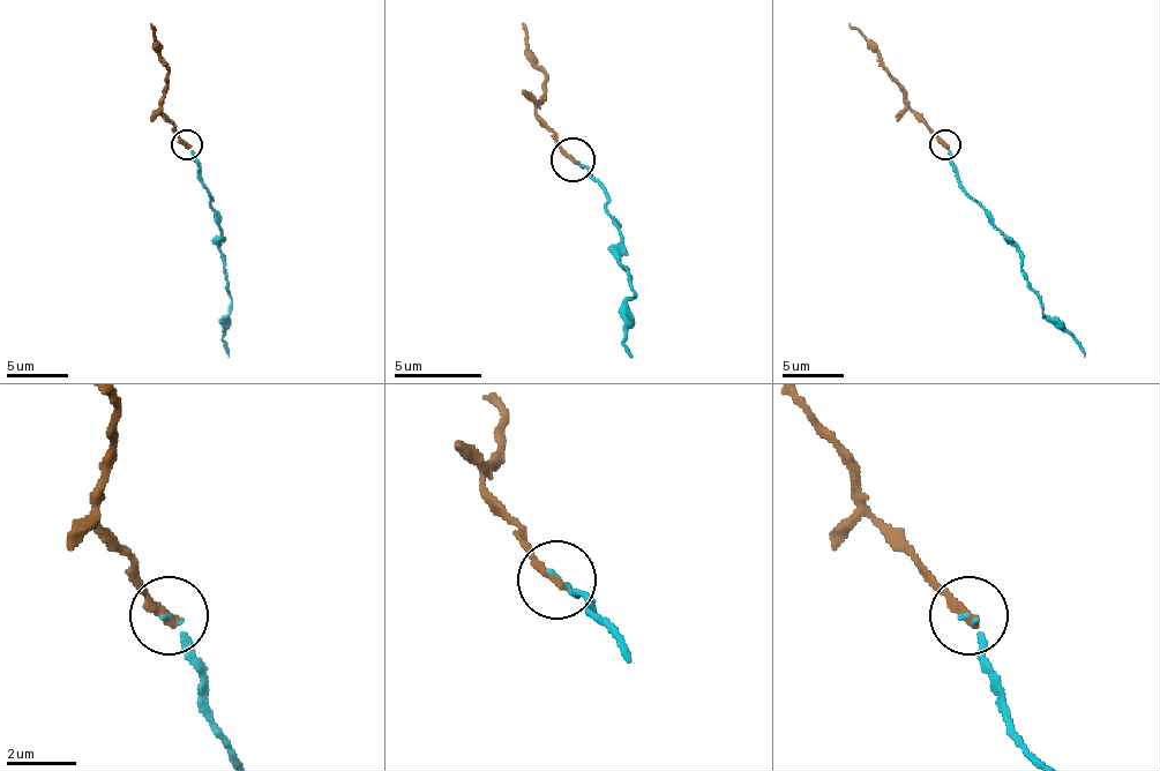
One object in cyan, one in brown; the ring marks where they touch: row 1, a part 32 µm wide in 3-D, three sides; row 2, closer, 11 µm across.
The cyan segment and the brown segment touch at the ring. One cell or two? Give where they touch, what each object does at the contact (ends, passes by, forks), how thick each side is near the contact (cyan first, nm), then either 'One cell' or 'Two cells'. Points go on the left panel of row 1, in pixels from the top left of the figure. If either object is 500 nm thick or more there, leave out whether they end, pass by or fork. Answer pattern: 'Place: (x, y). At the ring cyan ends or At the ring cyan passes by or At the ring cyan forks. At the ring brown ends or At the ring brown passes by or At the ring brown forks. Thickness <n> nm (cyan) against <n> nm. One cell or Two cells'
Place: (186, 144). At the ring cyan ends. At the ring brown ends. Thickness 100 nm (cyan) against 300 nm. One cell

